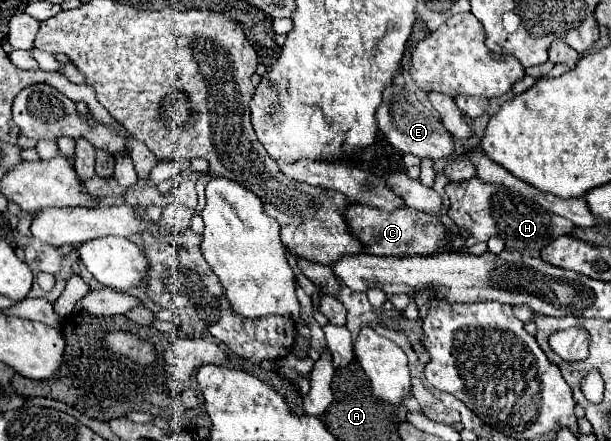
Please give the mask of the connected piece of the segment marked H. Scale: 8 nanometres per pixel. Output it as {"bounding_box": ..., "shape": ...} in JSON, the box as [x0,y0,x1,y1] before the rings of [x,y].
{"bounding_box":[445,177,575,257],"shape":[[[473,177],[469,181],[459,181],[459,183],[449,183],[445,187],[451,207],[449,207],[449,217],[459,229],[469,229],[471,235],[465,239],[465,247],[471,247],[479,241],[489,241],[491,237],[501,237],[507,245],[507,249],[529,253],[533,257],[541,255],[541,249],[561,237],[561,235],[571,235],[575,225],[555,213],[549,213],[541,209],[537,203],[529,201],[527,197],[521,197],[519,193],[509,191],[505,185],[499,183],[485,183],[479,177]]]}

